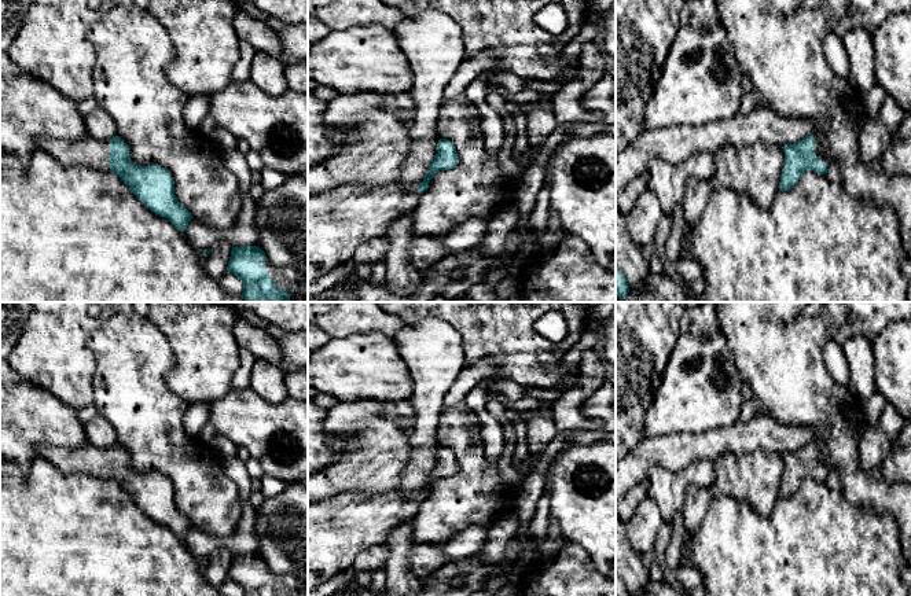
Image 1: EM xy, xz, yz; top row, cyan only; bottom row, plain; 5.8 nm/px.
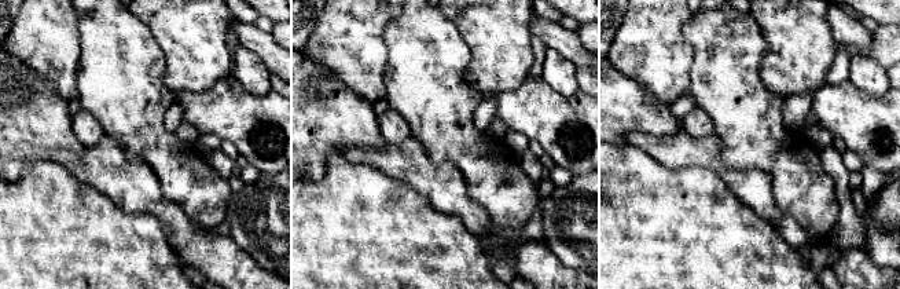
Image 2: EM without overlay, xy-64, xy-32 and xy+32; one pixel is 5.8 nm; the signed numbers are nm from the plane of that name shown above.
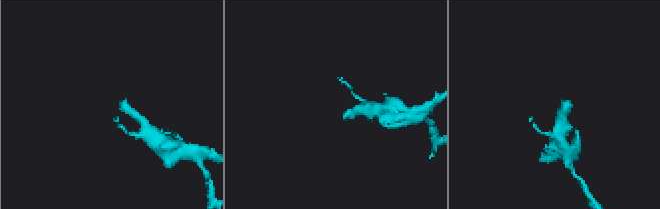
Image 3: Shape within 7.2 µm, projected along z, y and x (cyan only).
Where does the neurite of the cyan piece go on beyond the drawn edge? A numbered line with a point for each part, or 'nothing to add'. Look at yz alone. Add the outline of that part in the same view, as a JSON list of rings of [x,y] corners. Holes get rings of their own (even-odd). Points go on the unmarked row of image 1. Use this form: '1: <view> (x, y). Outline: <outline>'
1: yz (818, 459). Outline: [[[813,442],[813,448],[815,448],[815,463],[819,466],[820,470],[830,470],[829,466],[823,461],[822,459],[822,448]]]

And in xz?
1: xz (340, 528). Outline: [[[345,492],[308,504],[308,591],[353,566],[355,558],[385,544],[390,530],[418,514],[416,494]]]

